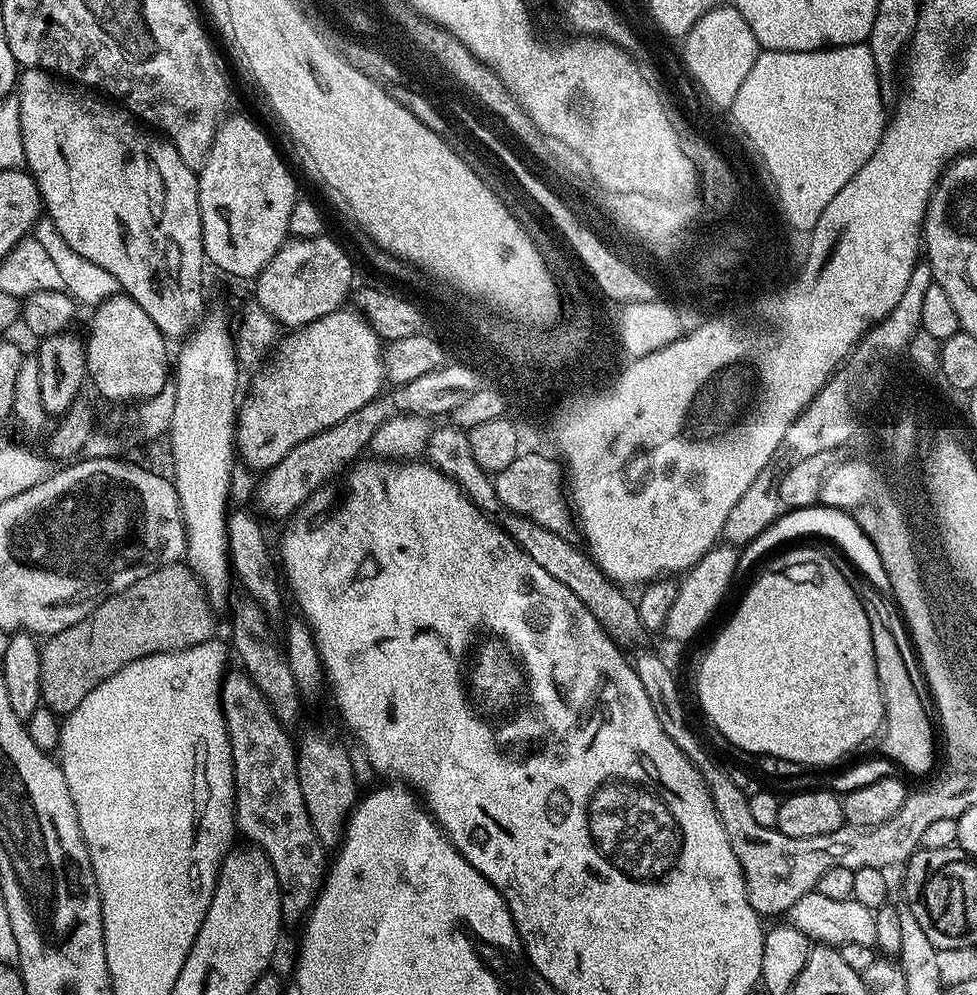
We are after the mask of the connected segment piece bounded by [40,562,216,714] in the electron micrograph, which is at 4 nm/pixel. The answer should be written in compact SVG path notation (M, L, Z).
M185 563L164 564L156 568L145 578L134 582L126 590L116 592L101 600L100 604L82 622L67 627L58 635L49 637L41 647L42 662L41 701L51 712L67 714L82 702L96 686L106 678L140 657L152 655L155 652L177 652L188 649L190 645L202 643L213 637L215 611L208 596L201 586L200 580Z

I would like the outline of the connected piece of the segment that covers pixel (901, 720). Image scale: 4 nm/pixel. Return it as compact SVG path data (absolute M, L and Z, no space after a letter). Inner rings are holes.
M866 590L861 591L860 592L860 601L862 602L862 606L864 607L864 609L866 610L866 618L870 618L870 638L872 639L872 641L874 642L874 670L878 670L878 686L880 687L880 689L882 690L882 702L884 704L884 718L885 718L885 723L883 725L882 728L882 750L881 753L888 758L889 760L891 760L894 764L896 764L896 766L904 773L904 771L910 773L910 774L914 774L916 776L922 776L926 773L928 773L934 766L934 762L936 760L936 742L937 742L937 746L938 746L938 740L936 737L936 740L934 738L934 732L932 730L932 724L930 722L930 718L928 716L928 712L926 709L927 705L922 702L919 698L919 692L918 690L916 690L914 688L913 685L913 681L910 678L910 673L908 670L906 670L906 665L905 665L905 661L902 659L902 655L901 655L901 651L898 650L898 645L897 645L897 641L895 640L895 638L893 637L892 634L890 634L890 627L887 625L886 622L886 617L885 615L883 615L881 613L881 611L878 610L878 602L877 602L877 593L875 591L872 590L867 590L868 592L866 592Z

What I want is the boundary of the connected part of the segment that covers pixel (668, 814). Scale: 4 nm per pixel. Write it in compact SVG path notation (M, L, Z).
M608 782L593 794L588 828L600 853L633 880L663 877L676 863L682 843L681 825L663 799L655 791L631 782Z

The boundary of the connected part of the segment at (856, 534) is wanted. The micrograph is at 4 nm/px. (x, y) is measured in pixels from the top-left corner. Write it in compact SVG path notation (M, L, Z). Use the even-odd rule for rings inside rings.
M813 506L785 511L777 516L775 522L769 528L762 530L762 534L758 534L758 538L754 538L750 543L743 545L736 562L737 573L744 574L744 572L750 571L760 559L763 561L769 555L767 552L771 548L777 547L776 549L779 549L781 546L803 541L800 540L803 536L825 536L826 539L833 540L848 555L849 562L873 584L869 585L877 593L884 594L889 591L890 580L887 578L886 569L878 556L878 551L876 551L874 544L870 542L870 538L859 528L854 516L844 511L843 508ZM779 544L784 545L779 546Z

